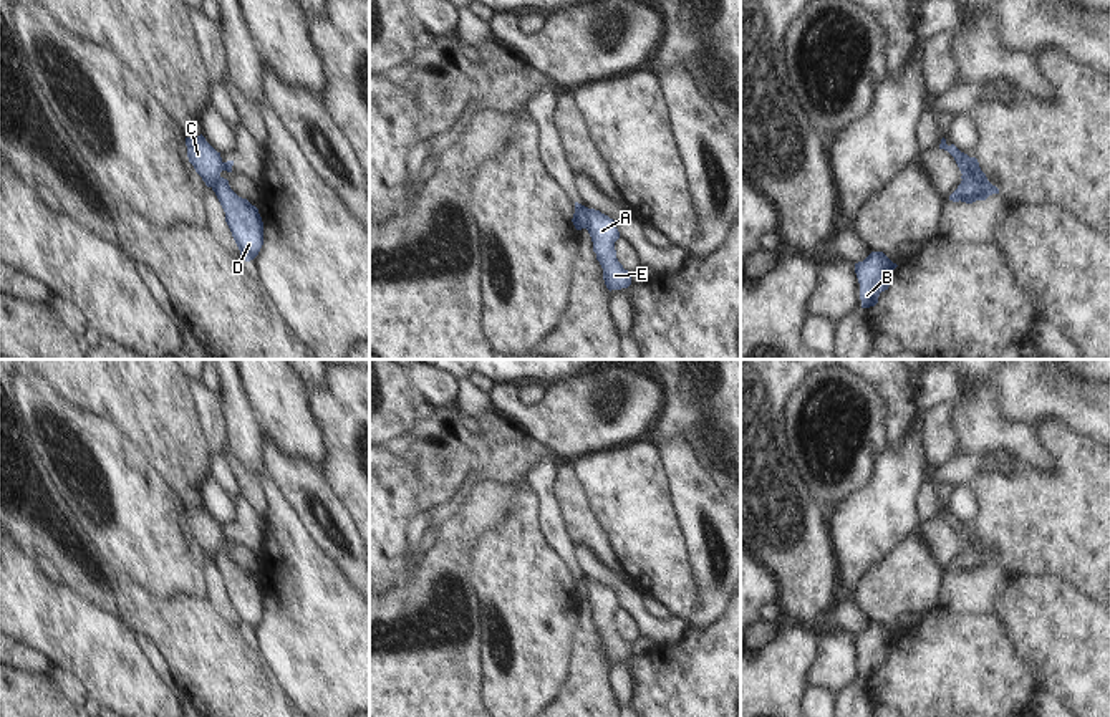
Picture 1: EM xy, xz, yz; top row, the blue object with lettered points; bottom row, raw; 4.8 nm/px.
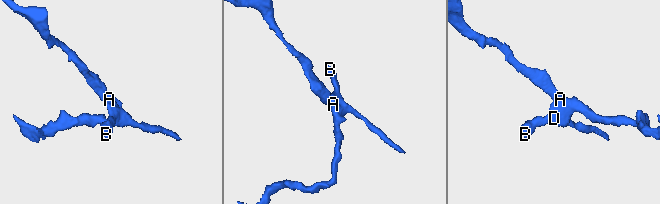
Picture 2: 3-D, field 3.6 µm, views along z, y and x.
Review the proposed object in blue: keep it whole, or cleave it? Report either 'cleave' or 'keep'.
cleave

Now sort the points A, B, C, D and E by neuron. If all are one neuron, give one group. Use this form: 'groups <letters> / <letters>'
groups A B D E / C

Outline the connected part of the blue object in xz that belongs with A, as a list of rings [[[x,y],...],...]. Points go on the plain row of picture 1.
[[[588,580],[586,601],[593,613],[593,623],[603,639],[606,659],[621,661],[631,656],[631,646],[616,629],[615,613],[620,609],[616,593],[600,581]]]

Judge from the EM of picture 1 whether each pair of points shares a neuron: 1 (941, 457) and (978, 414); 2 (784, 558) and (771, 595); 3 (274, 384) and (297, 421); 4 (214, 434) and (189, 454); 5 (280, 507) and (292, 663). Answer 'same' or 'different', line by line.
1: different
2: different
3: same
4: different
5: same

